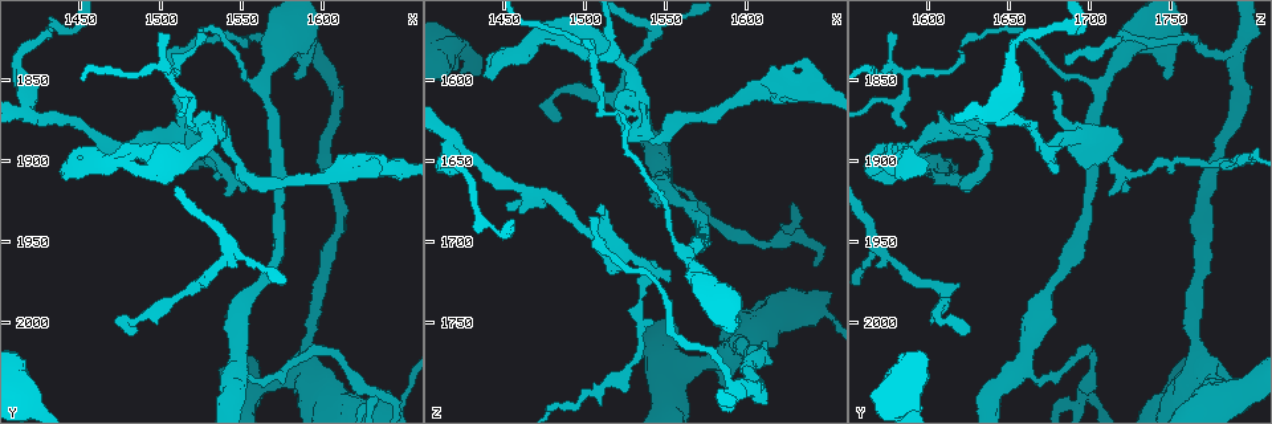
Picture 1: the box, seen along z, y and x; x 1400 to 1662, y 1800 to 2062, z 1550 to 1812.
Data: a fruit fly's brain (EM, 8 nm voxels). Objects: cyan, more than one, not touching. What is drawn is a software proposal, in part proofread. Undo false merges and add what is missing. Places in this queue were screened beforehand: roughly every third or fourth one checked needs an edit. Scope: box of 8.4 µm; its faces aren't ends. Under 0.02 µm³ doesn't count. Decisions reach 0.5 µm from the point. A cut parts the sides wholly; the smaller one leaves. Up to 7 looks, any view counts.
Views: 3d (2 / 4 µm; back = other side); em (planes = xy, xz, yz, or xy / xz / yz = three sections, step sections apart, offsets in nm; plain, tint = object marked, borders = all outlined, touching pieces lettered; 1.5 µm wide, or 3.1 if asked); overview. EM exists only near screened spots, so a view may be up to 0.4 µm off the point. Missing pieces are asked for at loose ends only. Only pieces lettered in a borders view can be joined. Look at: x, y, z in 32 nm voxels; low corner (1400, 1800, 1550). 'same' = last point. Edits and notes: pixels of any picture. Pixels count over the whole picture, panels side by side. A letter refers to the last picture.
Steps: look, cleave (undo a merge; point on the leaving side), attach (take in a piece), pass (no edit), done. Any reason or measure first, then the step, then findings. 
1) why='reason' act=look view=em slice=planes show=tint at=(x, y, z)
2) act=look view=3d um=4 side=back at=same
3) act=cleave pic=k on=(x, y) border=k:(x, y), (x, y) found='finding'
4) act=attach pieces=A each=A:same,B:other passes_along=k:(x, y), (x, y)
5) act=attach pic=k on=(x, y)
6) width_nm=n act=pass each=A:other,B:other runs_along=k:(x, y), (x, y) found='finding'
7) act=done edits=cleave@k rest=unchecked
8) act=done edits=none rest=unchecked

why='abrupt turn' act=look view=em slice=xz step=8 show=borders at=(1484, 1998, 1606)

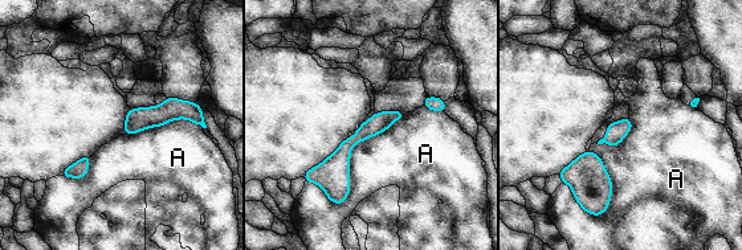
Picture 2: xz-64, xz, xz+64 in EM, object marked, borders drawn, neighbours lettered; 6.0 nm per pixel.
width_nm=120 act=pass each=A:other runs_along=2:(398, 114), (345, 148), (330, 192) found='continuous, no second cell'

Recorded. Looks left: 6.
why='a narrow waist' act=look view=3d um=2 side=back at=(1528, 1902, 1776)

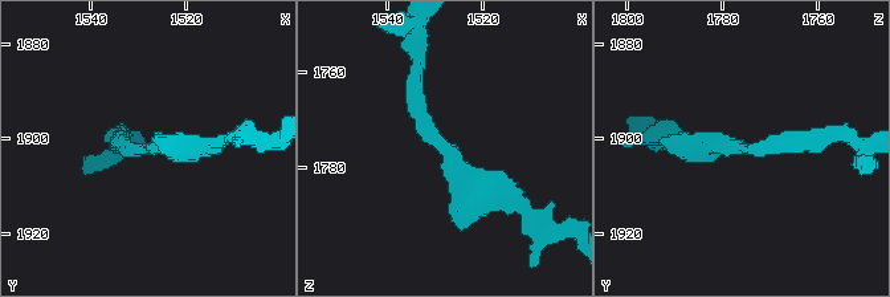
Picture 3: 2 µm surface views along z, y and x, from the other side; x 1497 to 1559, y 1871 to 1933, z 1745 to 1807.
act=look view=em slice=xz step=4 show=plain at=(1526, 1901, 1778)

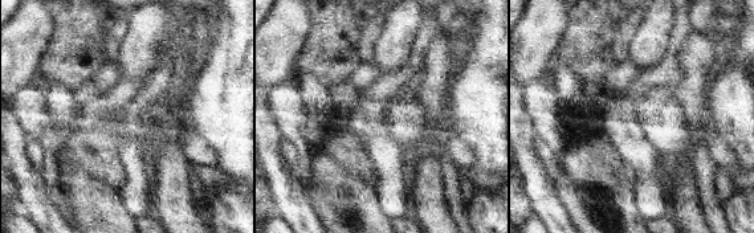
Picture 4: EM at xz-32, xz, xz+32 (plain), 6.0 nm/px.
act=look view=em slice=xz step=4 show=borders at=same

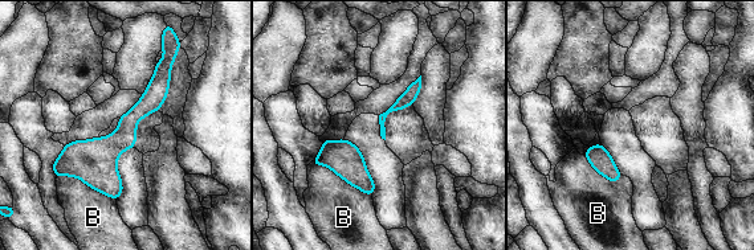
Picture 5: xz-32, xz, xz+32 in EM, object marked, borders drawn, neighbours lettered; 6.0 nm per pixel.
width_nm=50 act=pass each=B:other runs_along=5:(167, 61), (127, 127), (61, 172) found='one cell here'

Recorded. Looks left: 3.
why='free end' act=look view=em slice=xz step=8 show=borders at=(1584, 1848, 1746)

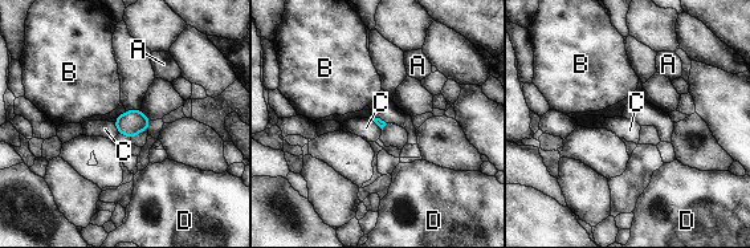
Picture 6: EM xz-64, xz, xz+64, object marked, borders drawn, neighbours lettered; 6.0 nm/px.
longest_contact=C:80nm act=pass each=A:other,B:other,C:other,D:other border=6:(113, 122), (119, 133) found='none of them fits'

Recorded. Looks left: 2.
act=done edits=none rest=unchecked

